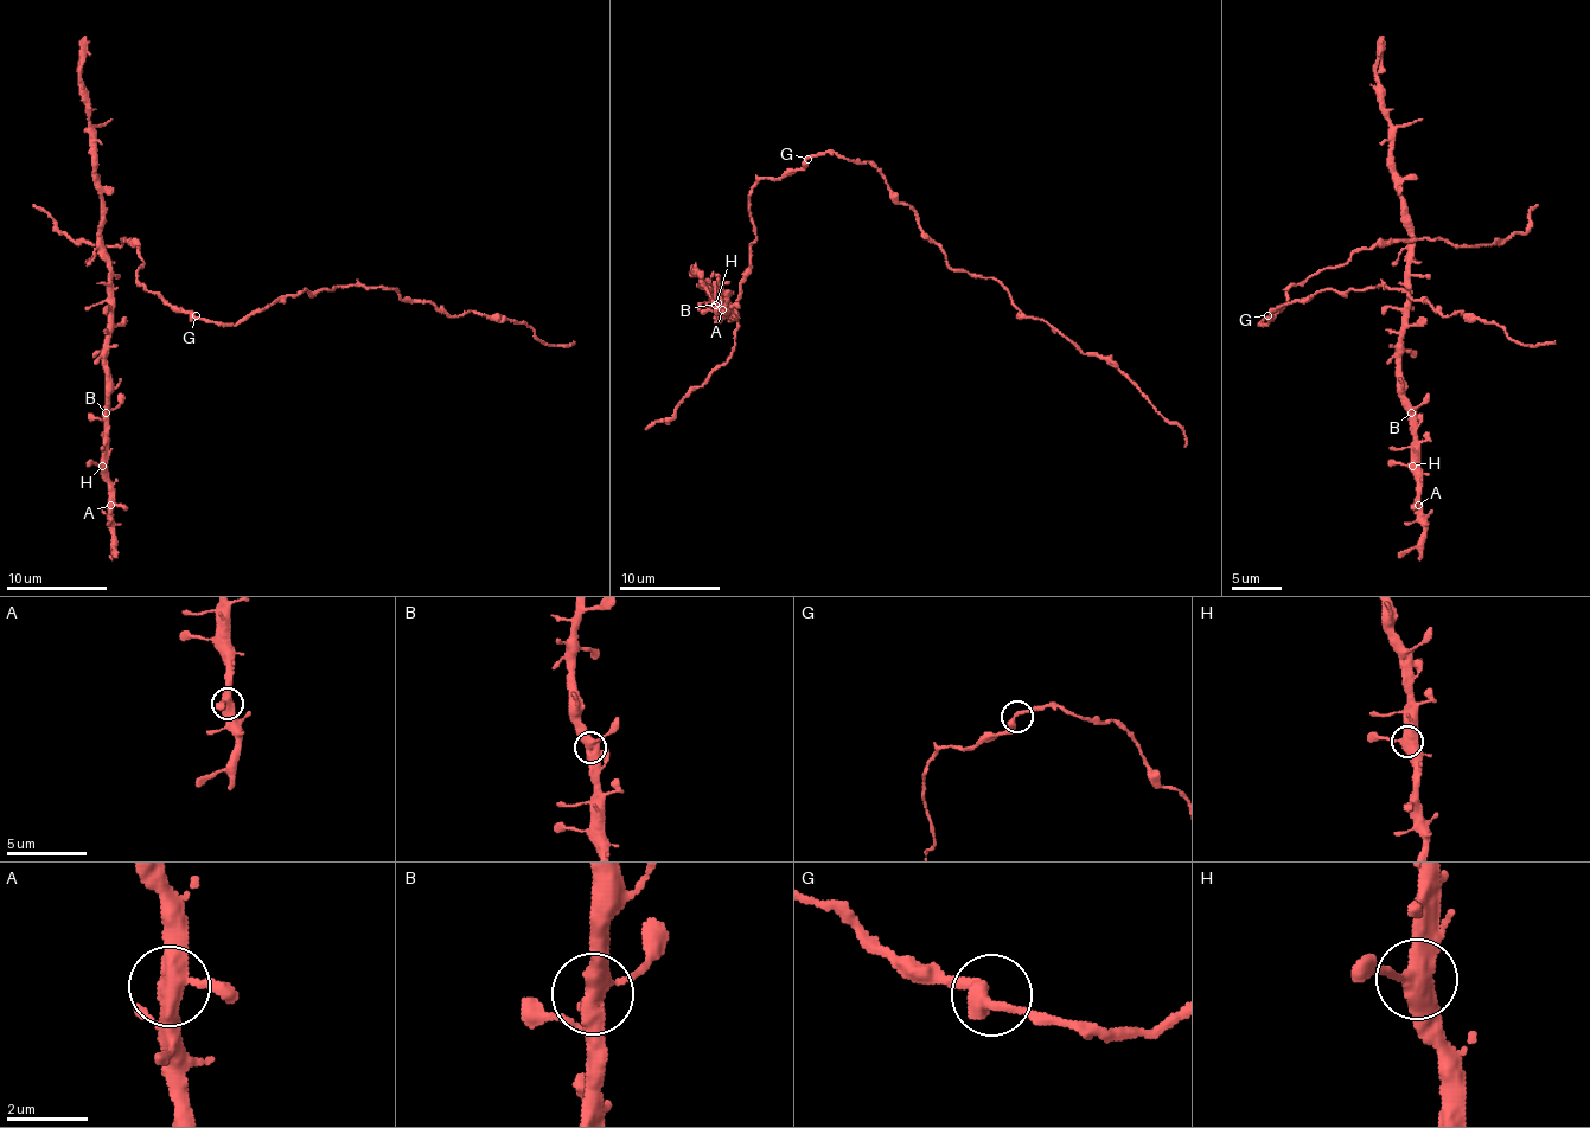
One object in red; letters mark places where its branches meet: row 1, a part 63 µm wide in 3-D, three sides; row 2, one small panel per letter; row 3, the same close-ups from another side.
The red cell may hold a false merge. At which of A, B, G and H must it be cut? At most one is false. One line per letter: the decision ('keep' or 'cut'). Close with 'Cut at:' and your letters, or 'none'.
A: keep
B: keep
G: keep
H: keep
Cut at: none

